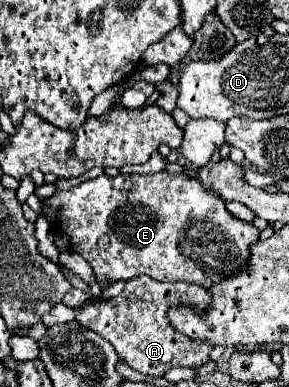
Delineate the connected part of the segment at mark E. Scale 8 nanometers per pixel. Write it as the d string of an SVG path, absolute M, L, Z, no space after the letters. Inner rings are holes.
M156 172L156 174L118 174L114 178L102 174L94 180L80 182L70 190L60 190L48 198L48 206L56 210L52 224L68 234L72 250L80 254L94 270L100 282L132 280L136 276L150 276L160 282L190 282L212 288L230 274L242 272L250 260L250 246L258 242L254 224L236 220L224 206L224 200L202 190L198 180L184 174Z

